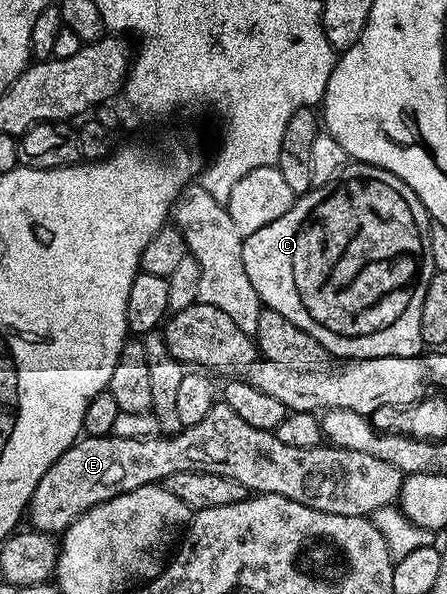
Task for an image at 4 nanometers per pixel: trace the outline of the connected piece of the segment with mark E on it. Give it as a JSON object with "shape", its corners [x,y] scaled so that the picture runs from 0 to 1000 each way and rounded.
{"shape":[[[485,677],[434,717],[412,721],[389,734],[338,734],[336,737],[273,737],[264,732],[188,734],[145,758],[130,778],[94,798],[94,811],[76,818],[76,832],[58,857],[60,874],[72,874],[69,887],[83,896],[139,899],[192,859],[237,845],[275,828],[309,825],[329,815],[356,815],[380,798],[398,798],[405,791],[438,791],[461,798],[512,801],[566,830],[604,835],[638,835],[676,852],[694,852],[702,859],[720,859],[729,865],[765,865],[767,869],[830,870],[850,855],[888,847],[895,820],[904,815],[906,796],[893,795],[872,778],[855,778],[855,771],[828,771],[801,758],[709,751],[669,754],[640,751],[617,736],[615,727],[577,724],[559,717],[515,684]]]}

